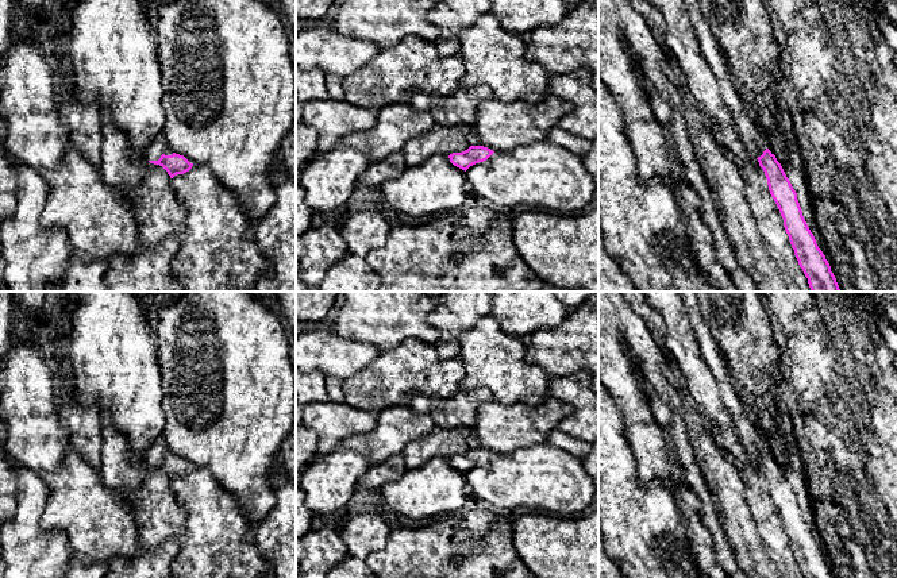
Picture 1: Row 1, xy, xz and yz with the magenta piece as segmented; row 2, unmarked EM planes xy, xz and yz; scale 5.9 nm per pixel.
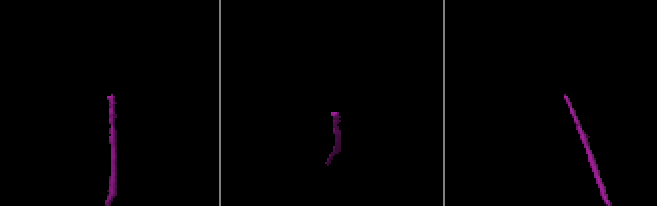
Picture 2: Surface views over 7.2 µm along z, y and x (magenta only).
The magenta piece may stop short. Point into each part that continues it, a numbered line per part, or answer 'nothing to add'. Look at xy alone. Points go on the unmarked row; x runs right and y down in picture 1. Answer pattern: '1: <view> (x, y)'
1: xy (158, 449)

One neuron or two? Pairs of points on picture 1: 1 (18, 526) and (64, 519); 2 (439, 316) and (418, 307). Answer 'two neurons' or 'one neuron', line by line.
1: two neurons
2: two neurons

